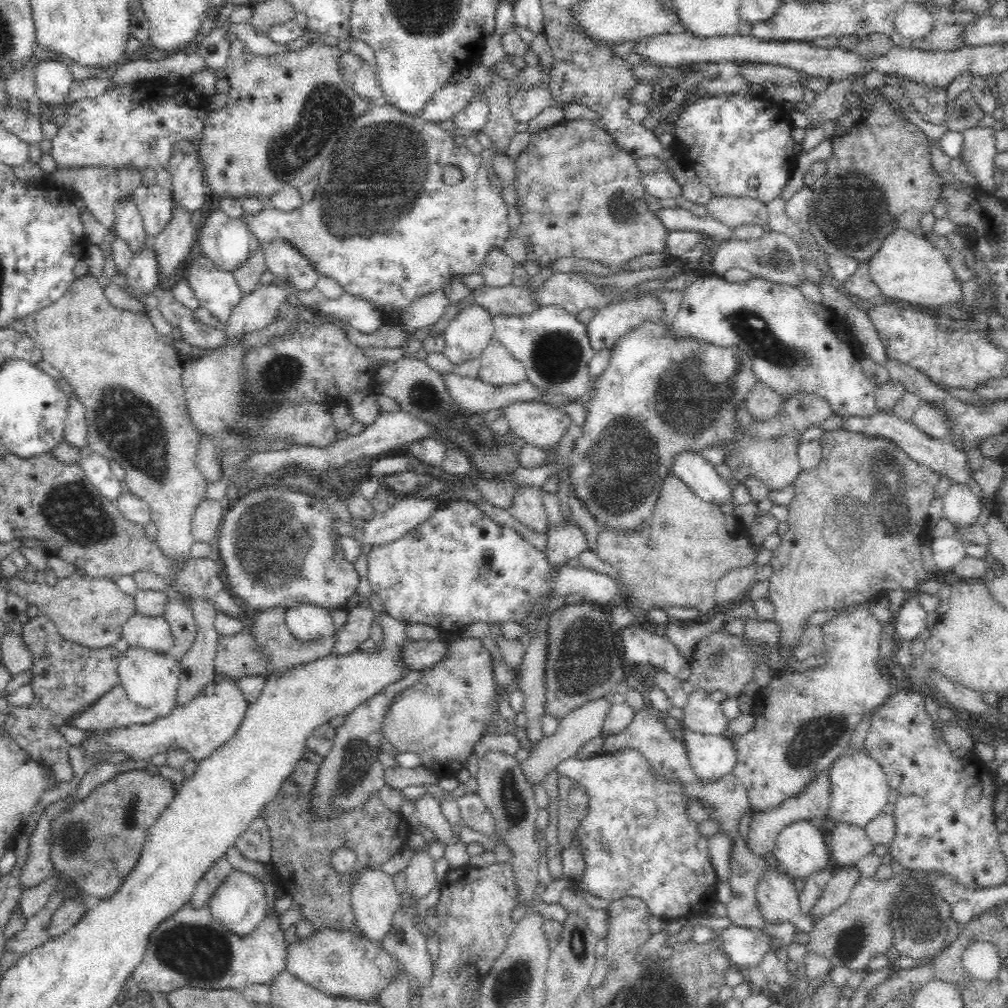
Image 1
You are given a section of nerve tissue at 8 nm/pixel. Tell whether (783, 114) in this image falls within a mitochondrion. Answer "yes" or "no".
no

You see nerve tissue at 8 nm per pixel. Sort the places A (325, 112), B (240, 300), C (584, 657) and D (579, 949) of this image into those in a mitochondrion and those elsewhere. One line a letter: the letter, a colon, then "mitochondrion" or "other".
A: mitochondrion
B: other
C: mitochondrion
D: mitochondrion

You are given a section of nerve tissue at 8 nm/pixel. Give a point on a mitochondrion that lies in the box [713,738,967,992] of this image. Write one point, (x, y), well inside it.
(919, 917)

